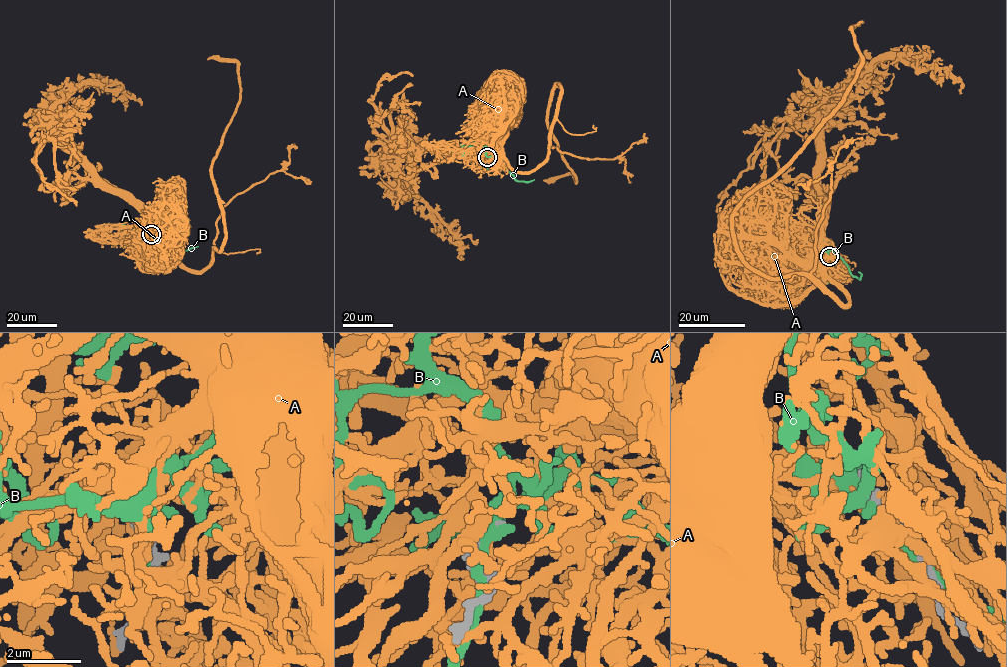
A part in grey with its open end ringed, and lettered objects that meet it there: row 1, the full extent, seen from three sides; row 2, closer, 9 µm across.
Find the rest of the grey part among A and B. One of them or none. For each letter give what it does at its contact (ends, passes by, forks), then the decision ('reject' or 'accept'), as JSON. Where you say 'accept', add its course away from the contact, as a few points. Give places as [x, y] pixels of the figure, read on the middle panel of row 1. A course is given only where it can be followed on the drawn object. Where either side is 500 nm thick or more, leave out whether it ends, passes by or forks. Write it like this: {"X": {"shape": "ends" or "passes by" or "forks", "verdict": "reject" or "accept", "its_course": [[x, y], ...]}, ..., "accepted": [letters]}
{"A": {"verdict": "accept", "its_course": [[487, 157], [501, 154], [520, 172], [547, 157], [558, 84], [547, 127], [576, 181], [571, 174], [543, 180]]}, "B": {"verdict": "reject"}, "accepted": ["A"]}

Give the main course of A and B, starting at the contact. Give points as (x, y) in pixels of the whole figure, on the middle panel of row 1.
A: (487, 157), (501, 154), (520, 172), (547, 157), (558, 84), (547, 127), (576, 181), (571, 174), (543, 180)
B: (488, 157), (491, 154), (501, 159), (516, 180), (534, 179)

